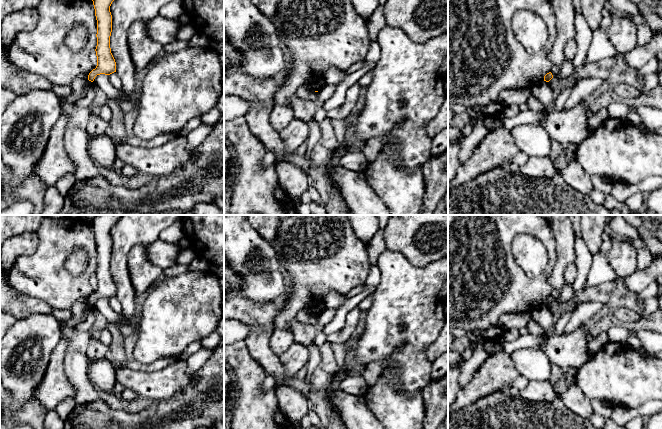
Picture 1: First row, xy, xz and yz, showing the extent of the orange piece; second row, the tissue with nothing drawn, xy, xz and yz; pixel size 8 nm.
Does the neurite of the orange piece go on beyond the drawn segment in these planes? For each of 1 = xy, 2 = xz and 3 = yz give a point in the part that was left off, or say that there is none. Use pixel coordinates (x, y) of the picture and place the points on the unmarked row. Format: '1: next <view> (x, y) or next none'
1: next none
2: next none
3: next none

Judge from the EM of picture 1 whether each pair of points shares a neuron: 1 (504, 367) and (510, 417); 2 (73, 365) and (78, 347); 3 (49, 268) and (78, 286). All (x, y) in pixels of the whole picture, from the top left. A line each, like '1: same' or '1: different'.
1: different
2: same
3: same

